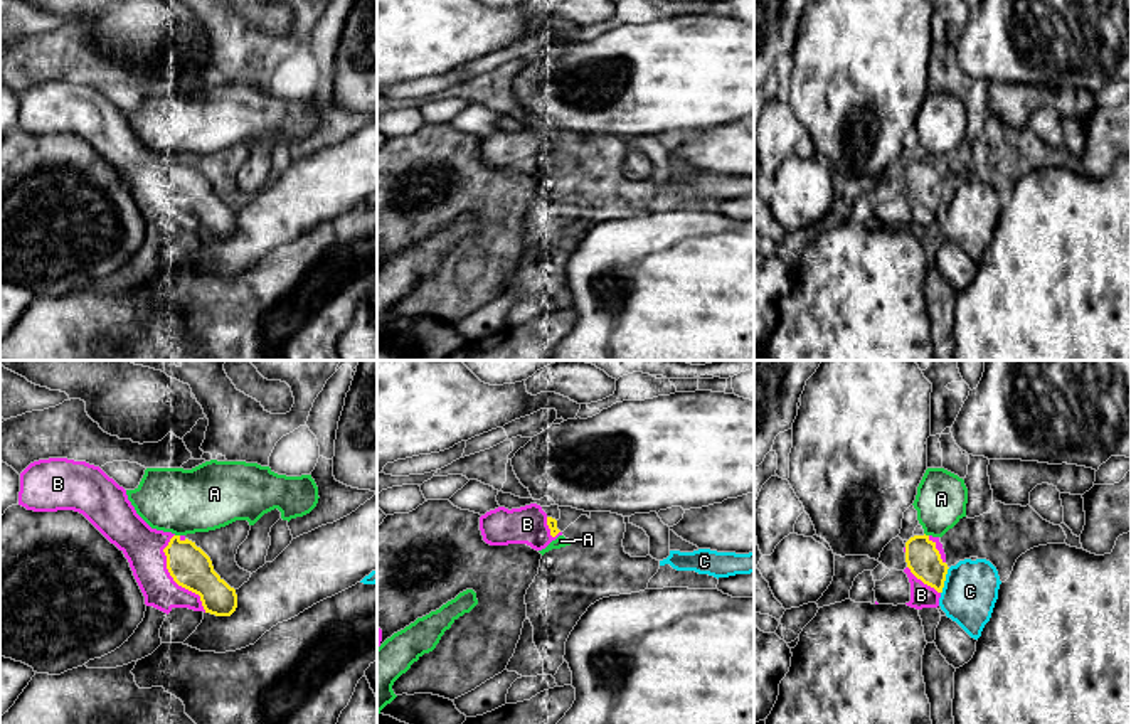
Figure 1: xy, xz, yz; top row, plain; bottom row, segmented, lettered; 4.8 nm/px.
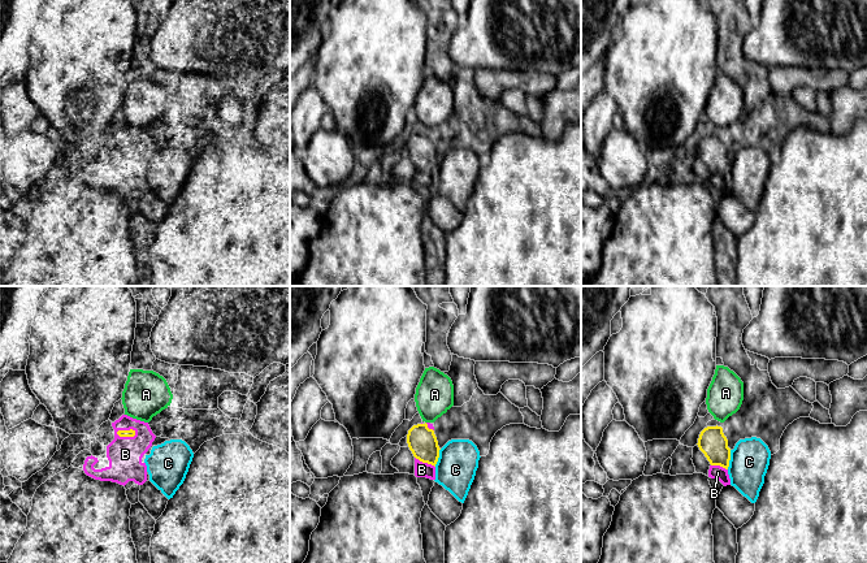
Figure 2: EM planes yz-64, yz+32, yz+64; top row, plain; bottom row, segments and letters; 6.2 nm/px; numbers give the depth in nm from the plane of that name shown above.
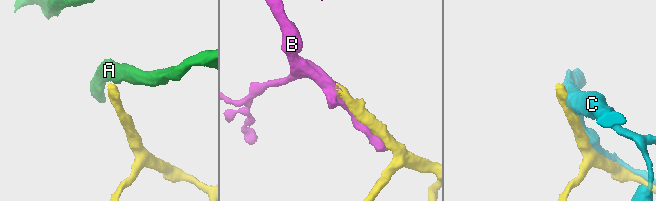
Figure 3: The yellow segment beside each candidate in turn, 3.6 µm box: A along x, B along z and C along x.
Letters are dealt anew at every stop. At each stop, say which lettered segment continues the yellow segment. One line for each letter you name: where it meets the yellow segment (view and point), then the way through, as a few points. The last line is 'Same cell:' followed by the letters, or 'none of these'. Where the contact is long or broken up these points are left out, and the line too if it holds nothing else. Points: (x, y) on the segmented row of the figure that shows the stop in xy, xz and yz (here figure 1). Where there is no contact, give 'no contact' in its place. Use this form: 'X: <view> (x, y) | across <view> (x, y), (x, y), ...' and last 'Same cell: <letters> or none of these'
B: xy (172, 576)
Same cell: B

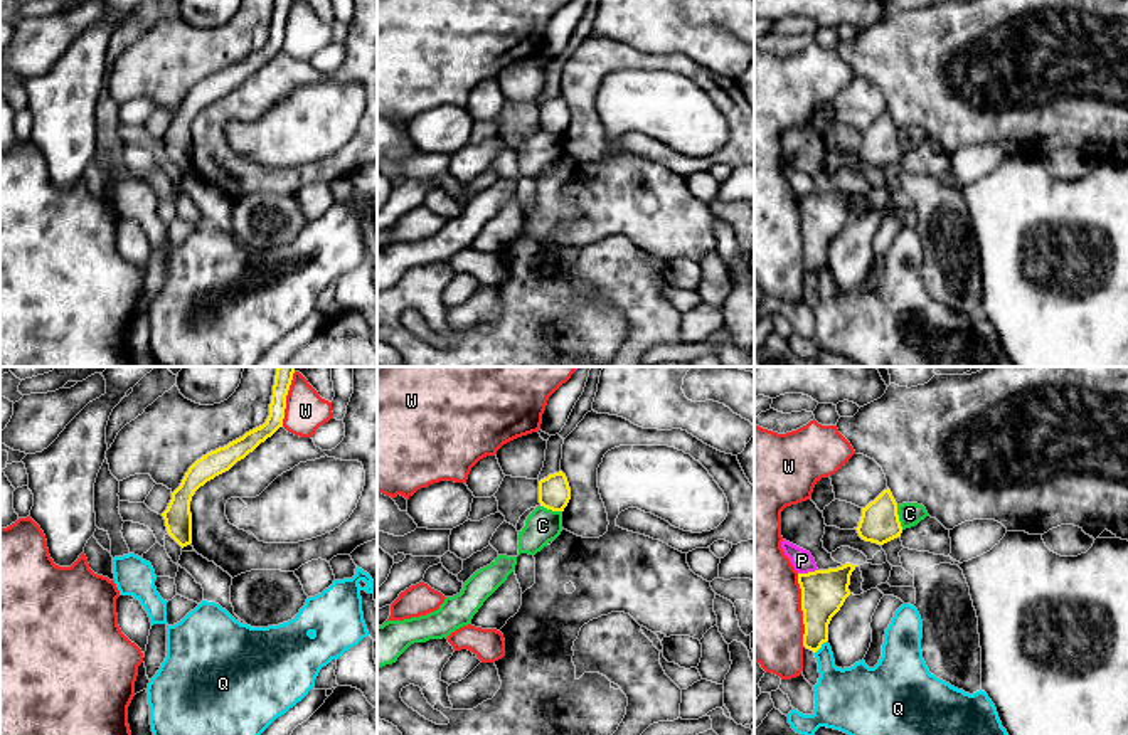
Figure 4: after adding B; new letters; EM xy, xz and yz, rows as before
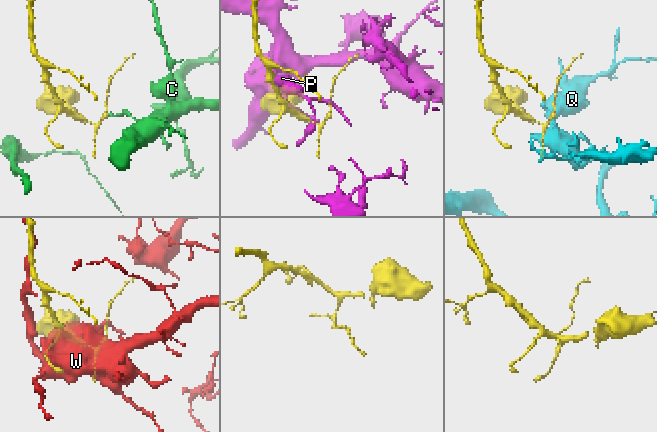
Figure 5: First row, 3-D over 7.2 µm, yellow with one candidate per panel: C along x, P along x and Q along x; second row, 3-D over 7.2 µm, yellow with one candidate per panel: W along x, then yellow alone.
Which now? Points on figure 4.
Same cell: none of these

